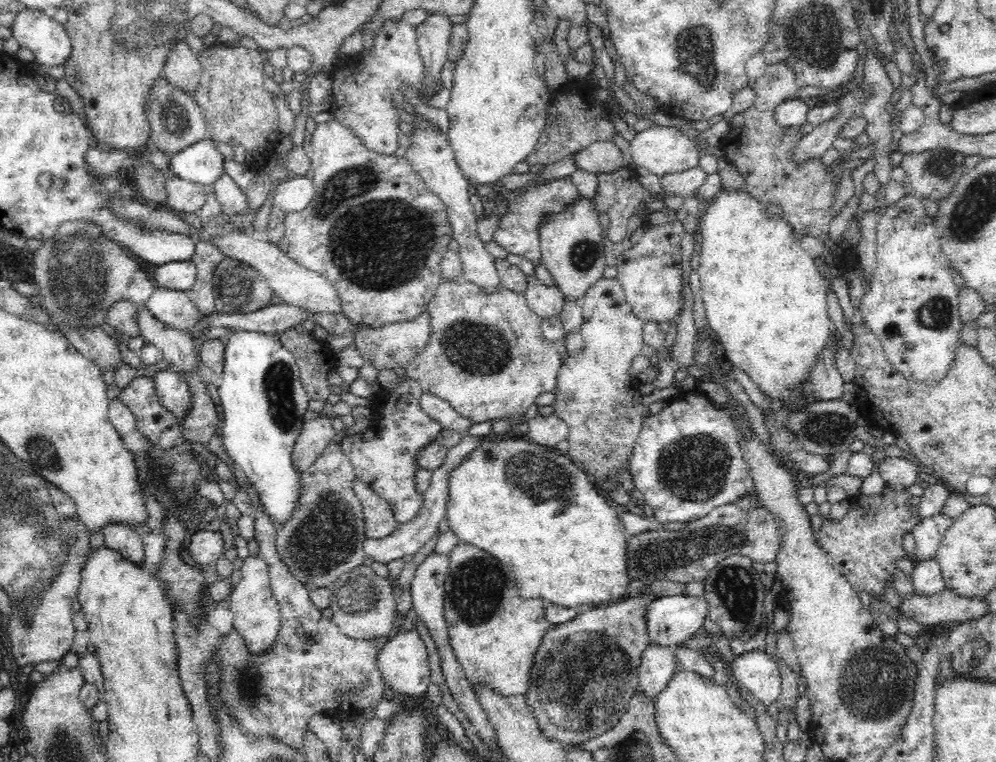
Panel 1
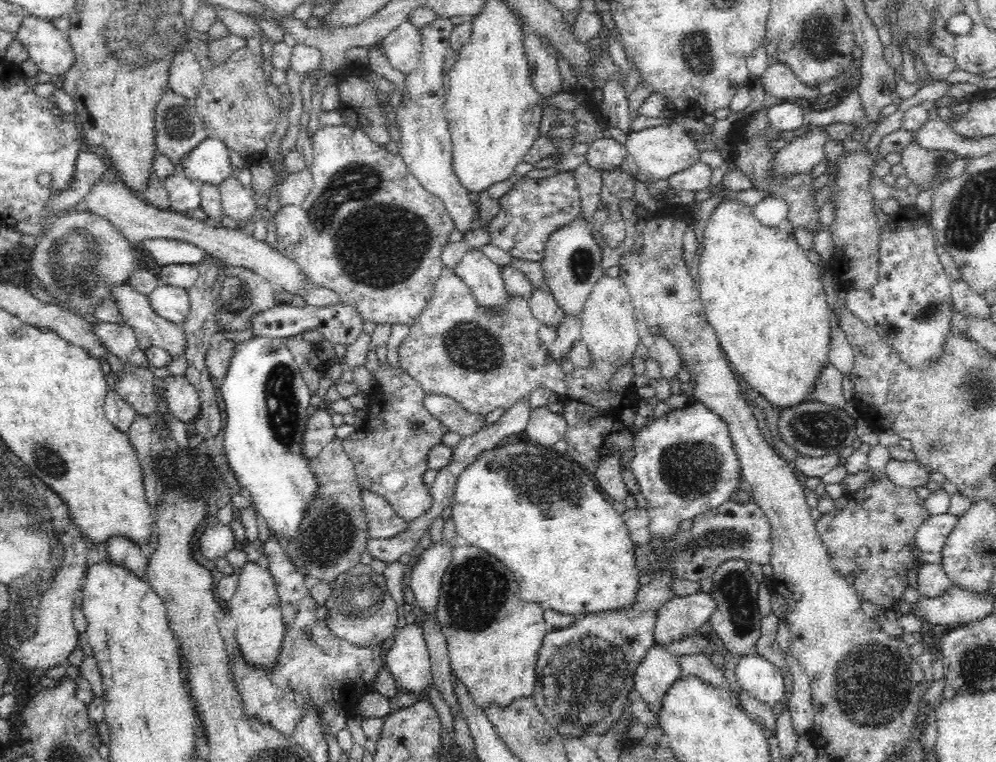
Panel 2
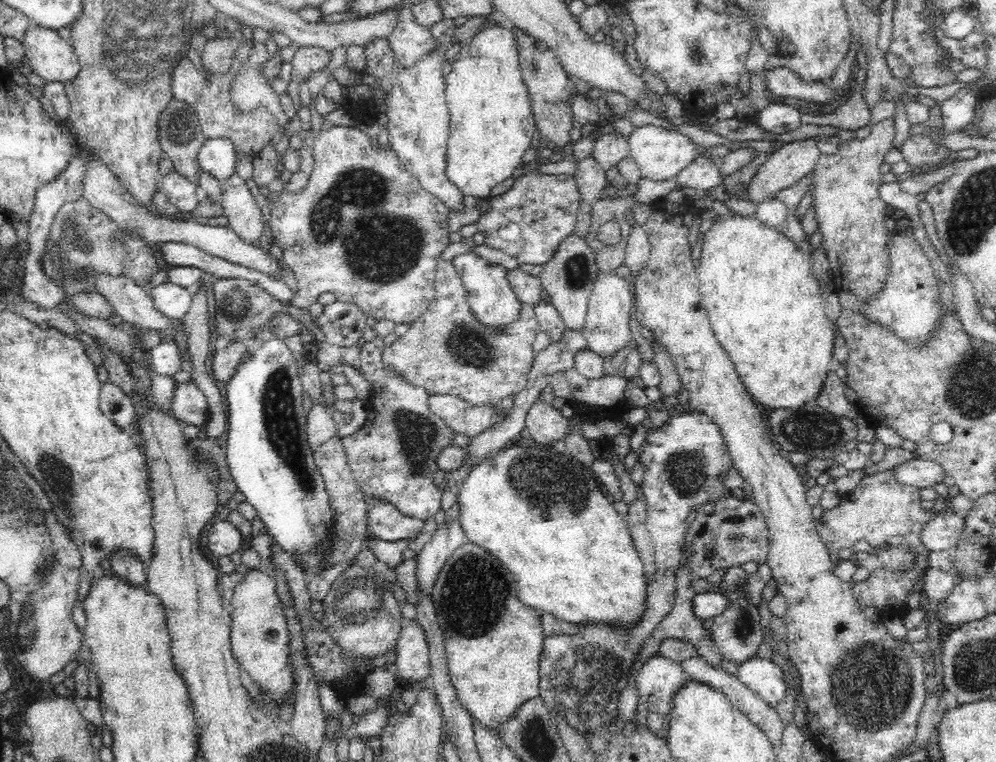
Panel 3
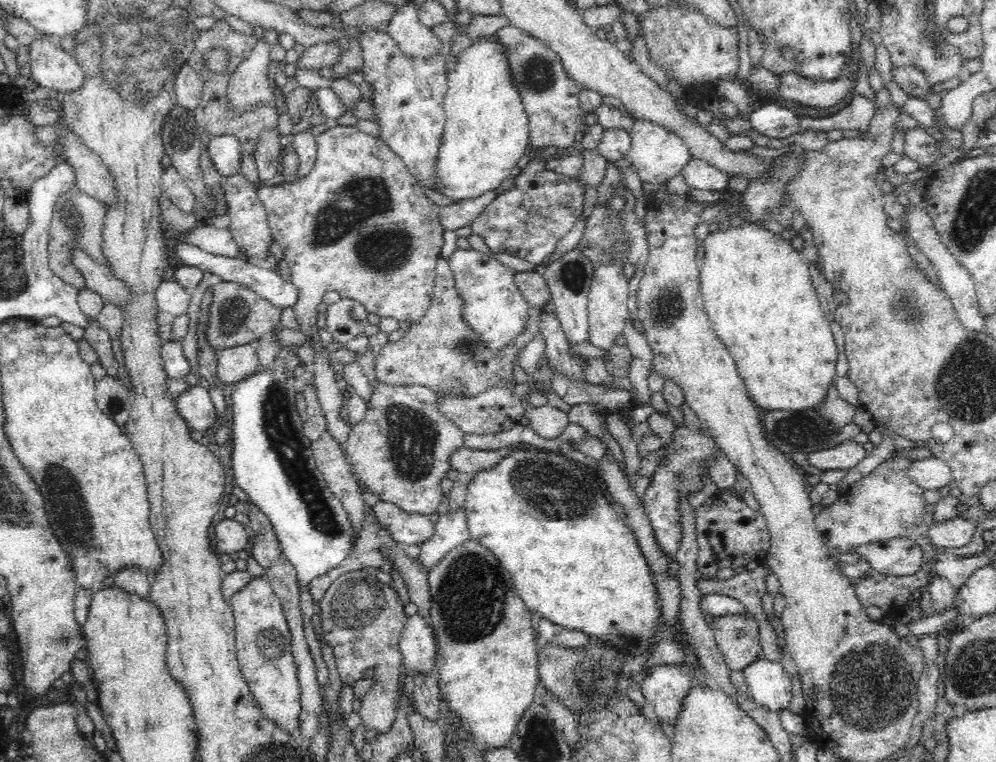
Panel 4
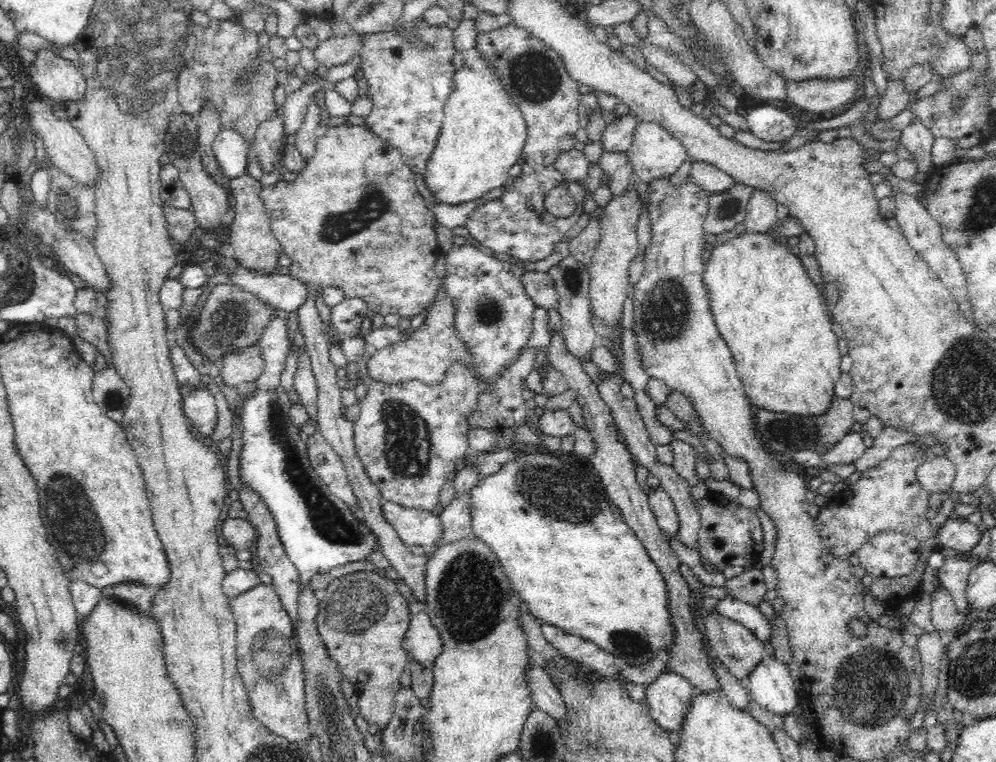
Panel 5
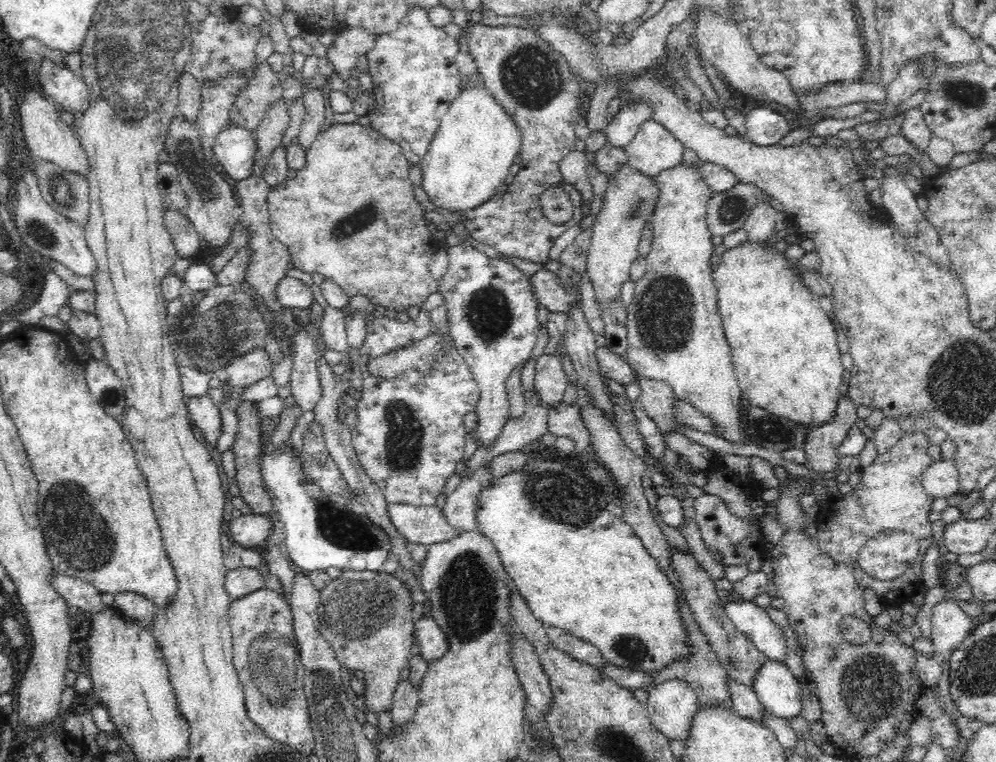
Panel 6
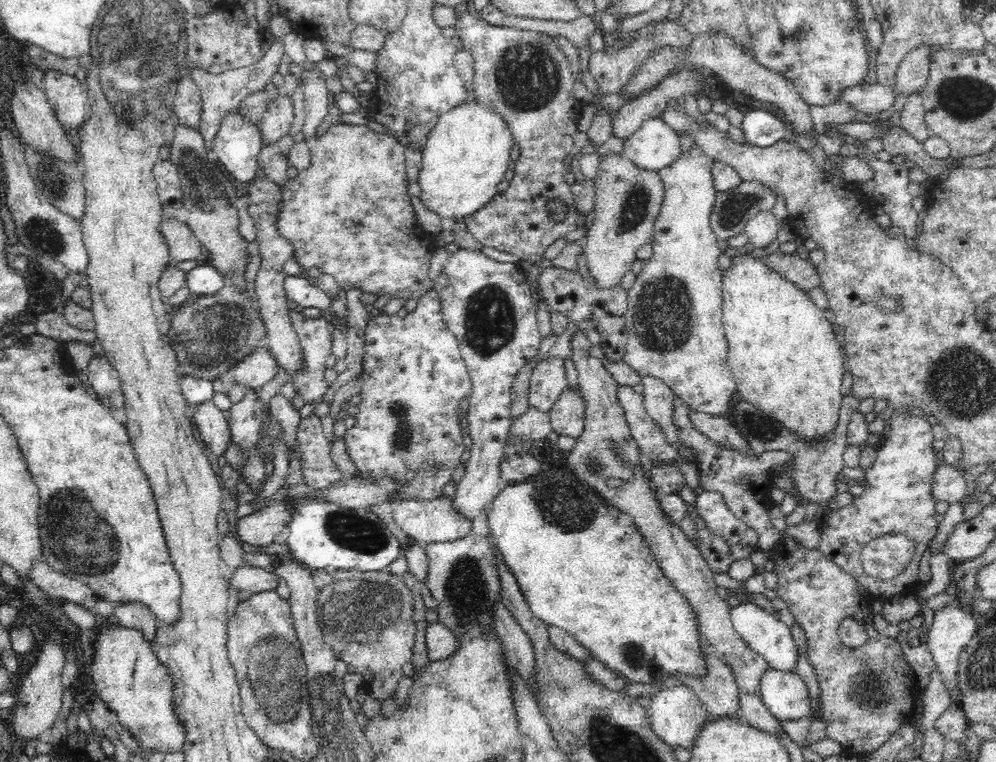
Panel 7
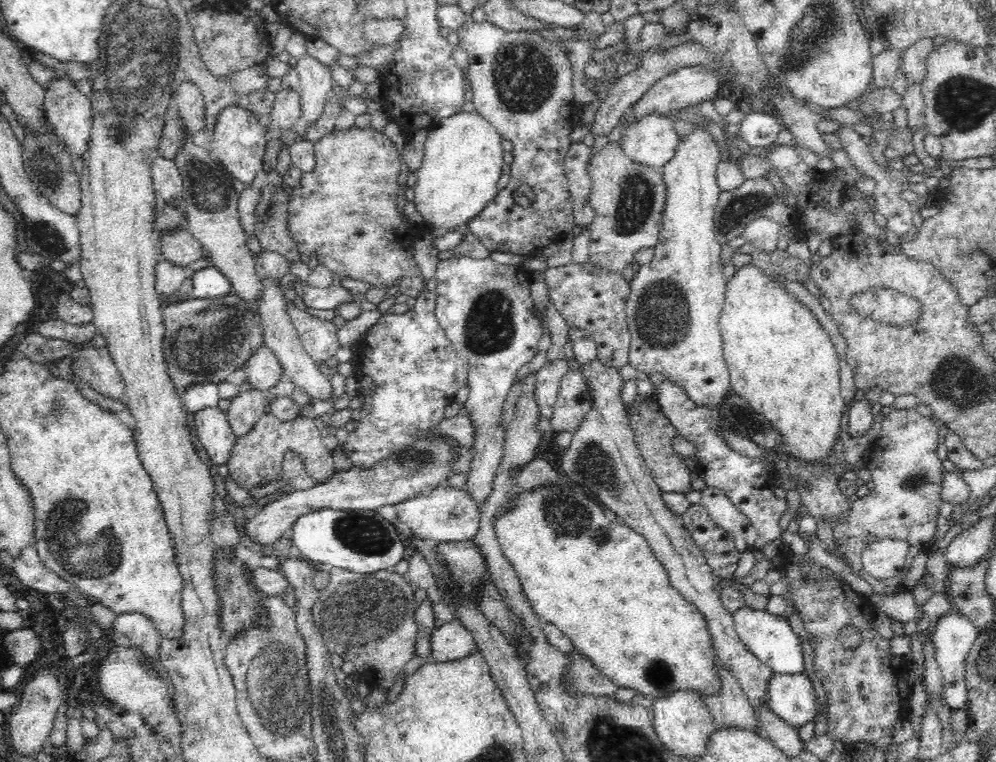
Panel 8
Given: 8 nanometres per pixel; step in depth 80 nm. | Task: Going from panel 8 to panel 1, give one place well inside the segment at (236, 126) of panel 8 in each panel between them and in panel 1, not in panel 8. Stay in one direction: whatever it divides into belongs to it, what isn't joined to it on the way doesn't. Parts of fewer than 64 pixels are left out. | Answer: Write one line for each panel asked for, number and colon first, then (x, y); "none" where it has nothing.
1: (201, 163)
2: (209, 162)
3: (217, 156)
4: (224, 150)
5: (230, 147)
6: (234, 149)
7: (237, 144)

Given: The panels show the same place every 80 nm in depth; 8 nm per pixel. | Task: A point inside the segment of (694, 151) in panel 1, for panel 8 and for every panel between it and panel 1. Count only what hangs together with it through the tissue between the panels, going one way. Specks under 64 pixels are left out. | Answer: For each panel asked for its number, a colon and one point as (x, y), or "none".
2: (662, 151)
3: (661, 153)
4: (657, 154)
5: (654, 153)
6: (653, 149)
7: (654, 146)
8: (651, 139)

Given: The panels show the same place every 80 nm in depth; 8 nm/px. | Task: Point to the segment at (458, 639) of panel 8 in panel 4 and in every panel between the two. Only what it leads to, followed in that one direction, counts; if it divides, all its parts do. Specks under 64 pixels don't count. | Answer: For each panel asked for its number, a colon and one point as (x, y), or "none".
4: (417, 643)
5: (423, 643)
6: (433, 643)
7: (441, 642)

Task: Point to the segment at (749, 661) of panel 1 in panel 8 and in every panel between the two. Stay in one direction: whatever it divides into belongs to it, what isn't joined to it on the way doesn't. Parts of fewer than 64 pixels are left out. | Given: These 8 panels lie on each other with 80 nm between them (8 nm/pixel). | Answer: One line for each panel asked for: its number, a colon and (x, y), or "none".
2: (755, 674)
3: (763, 676)
4: (767, 680)
5: (770, 684)
6: (778, 691)
7: (783, 692)
8: (792, 697)

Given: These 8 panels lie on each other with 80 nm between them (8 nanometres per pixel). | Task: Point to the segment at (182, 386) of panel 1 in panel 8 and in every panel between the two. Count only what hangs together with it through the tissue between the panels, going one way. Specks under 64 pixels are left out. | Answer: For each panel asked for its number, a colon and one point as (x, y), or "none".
2: (183, 402)
3: (189, 405)
4: (195, 406)
5: (199, 406)
6: (205, 414)
7: (214, 428)
8: (214, 432)

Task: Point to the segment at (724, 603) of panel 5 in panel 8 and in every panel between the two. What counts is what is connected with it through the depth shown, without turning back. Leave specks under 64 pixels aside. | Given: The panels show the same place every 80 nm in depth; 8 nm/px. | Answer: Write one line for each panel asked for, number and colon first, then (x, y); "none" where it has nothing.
6: (752, 620)
7: (763, 633)
8: (769, 637)

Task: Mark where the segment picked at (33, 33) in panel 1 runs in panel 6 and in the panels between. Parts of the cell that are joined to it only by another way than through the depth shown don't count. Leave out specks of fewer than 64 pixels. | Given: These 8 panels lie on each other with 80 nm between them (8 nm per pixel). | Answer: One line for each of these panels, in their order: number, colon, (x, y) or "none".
2: (49, 48)
3: (50, 56)
4: (52, 67)
5: (58, 79)
6: (63, 86)

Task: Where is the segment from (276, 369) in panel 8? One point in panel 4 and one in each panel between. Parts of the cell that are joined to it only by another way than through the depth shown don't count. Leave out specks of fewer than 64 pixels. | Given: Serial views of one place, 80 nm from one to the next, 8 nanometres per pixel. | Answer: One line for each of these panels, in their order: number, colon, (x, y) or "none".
4: (234, 364)
5: (239, 368)
6: (248, 369)
7: (260, 367)

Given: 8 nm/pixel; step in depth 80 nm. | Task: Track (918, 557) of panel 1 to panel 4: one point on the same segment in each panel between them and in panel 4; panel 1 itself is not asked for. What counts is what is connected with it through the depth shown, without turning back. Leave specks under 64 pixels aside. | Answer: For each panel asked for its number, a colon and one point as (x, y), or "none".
2: (932, 534)
3: (943, 532)
4: (953, 533)

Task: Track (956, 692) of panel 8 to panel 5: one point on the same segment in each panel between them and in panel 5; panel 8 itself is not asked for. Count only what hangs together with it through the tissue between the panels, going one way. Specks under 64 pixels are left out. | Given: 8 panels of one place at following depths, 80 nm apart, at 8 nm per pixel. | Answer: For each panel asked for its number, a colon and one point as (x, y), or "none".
5: (947, 620)
6: (950, 625)
7: (952, 628)

